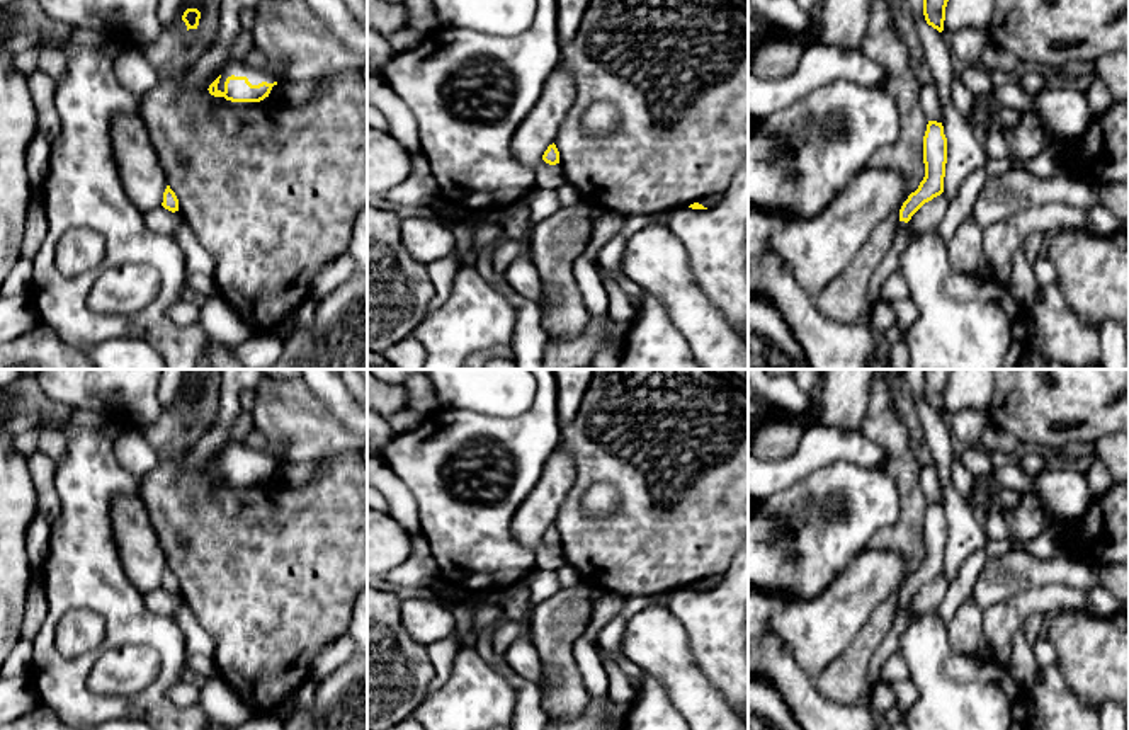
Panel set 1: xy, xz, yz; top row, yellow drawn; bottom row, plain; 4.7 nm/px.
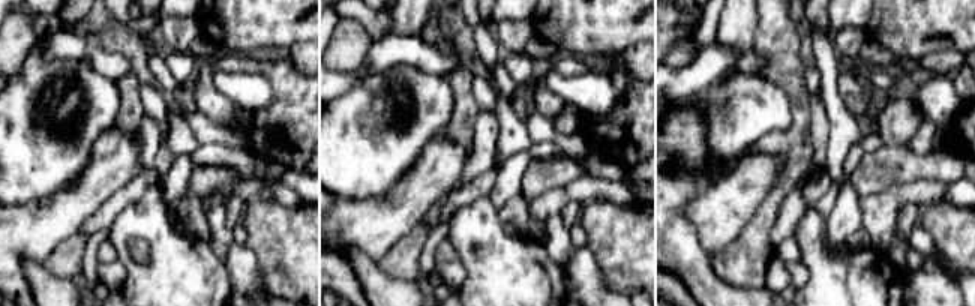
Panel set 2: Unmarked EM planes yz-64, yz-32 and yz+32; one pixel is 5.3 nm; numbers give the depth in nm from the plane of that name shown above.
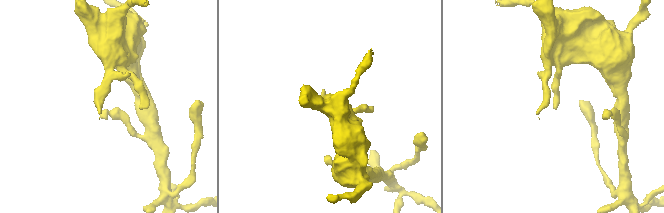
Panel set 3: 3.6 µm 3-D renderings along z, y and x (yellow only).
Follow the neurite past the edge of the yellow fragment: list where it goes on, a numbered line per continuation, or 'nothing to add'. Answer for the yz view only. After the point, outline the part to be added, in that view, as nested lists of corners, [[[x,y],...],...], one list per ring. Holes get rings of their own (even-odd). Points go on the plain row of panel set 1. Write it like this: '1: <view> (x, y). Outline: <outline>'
1: yz (902, 618). Outline: [[[899,602],[893,614],[889,630],[886,631],[884,638],[881,640],[881,643],[877,645],[877,648],[871,659],[871,664],[869,664],[871,689],[874,689],[876,684],[881,681],[882,664],[893,653],[898,653],[901,635],[911,624],[913,619],[915,619],[915,614],[910,611],[908,604]]]

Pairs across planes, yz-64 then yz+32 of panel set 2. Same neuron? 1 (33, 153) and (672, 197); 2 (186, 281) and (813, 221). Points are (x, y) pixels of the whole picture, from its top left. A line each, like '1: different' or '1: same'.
1: different
2: same

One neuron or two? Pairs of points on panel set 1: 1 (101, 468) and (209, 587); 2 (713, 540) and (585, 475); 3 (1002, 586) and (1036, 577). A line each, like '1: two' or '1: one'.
1: two
2: one
3: one

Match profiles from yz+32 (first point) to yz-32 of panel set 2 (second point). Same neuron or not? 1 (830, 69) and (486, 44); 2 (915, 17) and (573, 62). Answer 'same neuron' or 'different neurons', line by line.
1: same neuron
2: different neurons

